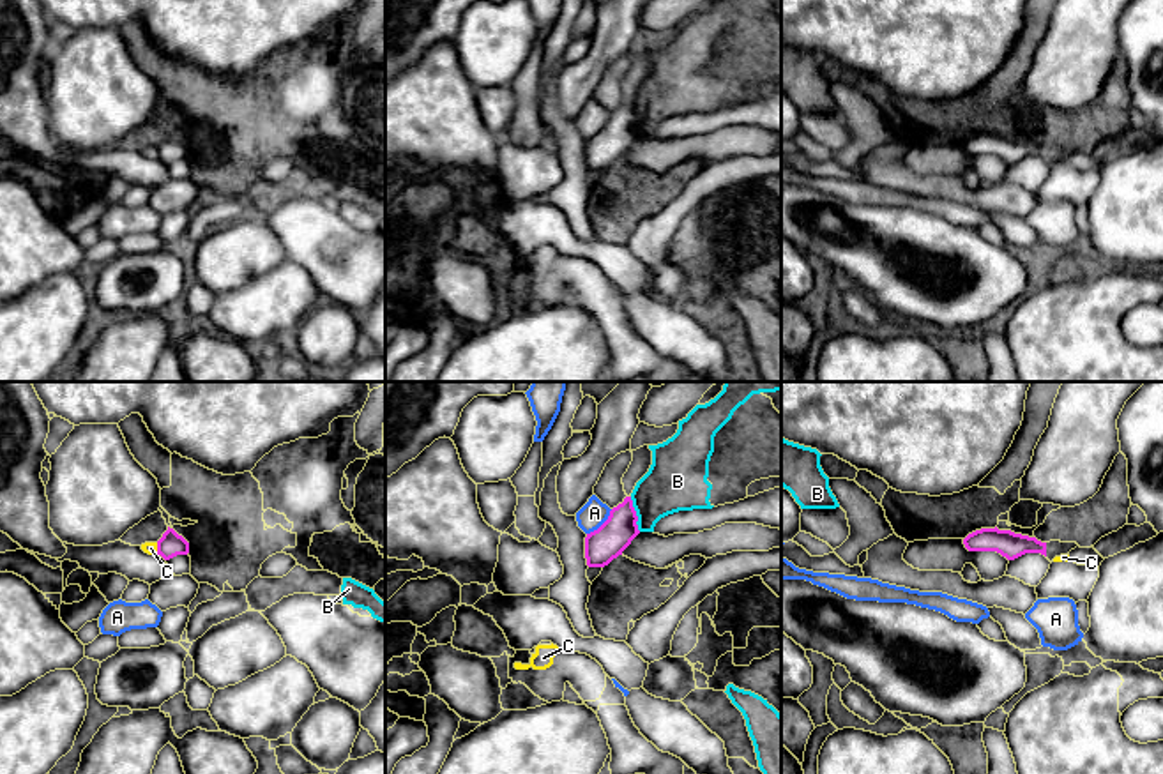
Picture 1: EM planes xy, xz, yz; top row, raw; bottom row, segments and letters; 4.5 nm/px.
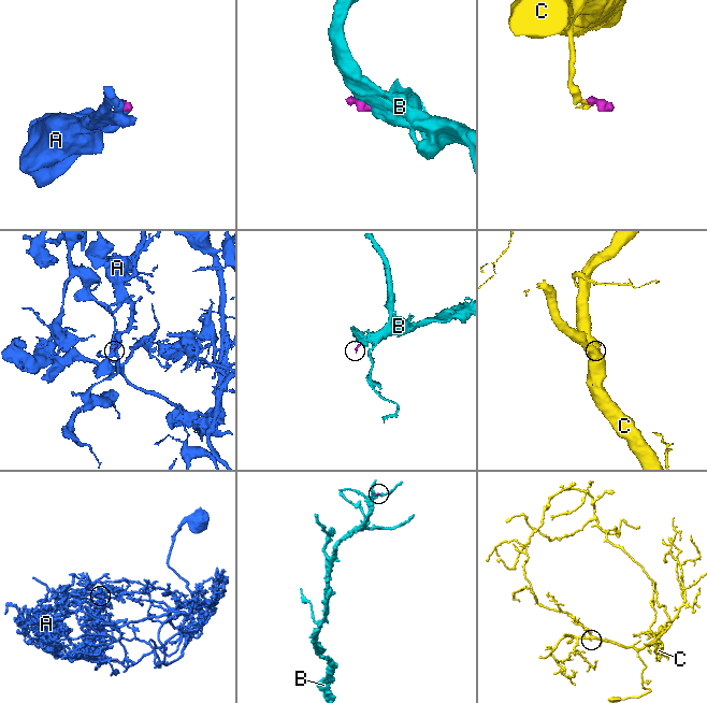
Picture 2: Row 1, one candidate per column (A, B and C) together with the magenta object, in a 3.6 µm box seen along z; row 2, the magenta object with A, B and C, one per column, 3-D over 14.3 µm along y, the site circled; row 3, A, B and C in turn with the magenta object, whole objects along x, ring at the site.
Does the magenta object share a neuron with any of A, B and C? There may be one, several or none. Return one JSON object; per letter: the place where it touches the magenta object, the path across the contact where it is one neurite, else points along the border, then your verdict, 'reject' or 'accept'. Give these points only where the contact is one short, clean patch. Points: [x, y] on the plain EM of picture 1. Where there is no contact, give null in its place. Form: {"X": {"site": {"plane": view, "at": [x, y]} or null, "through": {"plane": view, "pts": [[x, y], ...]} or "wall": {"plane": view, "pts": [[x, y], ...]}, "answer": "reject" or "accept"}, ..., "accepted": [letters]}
{"A": {"site": {"plane": "xz", "at": [603, 128]}, "wall": {"plane": "xz", "pts": [[612, 113], [587, 138]]}, "answer": "reject"}, "B": {"site": {"plane": "xz", "at": [635, 119]}, "wall": {"plane": "xz", "pts": [[630, 101], [640, 135]]}, "answer": "reject"}, "C": {"site": {"plane": "xy", "at": [158, 152]}, "wall": {"plane": "xy", "pts": [[156, 147], [158, 158]]}, "answer": "reject"}, "accepted": []}

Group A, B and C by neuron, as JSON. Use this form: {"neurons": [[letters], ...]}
{"neurons": [["A"], ["B"], ["C"]]}

